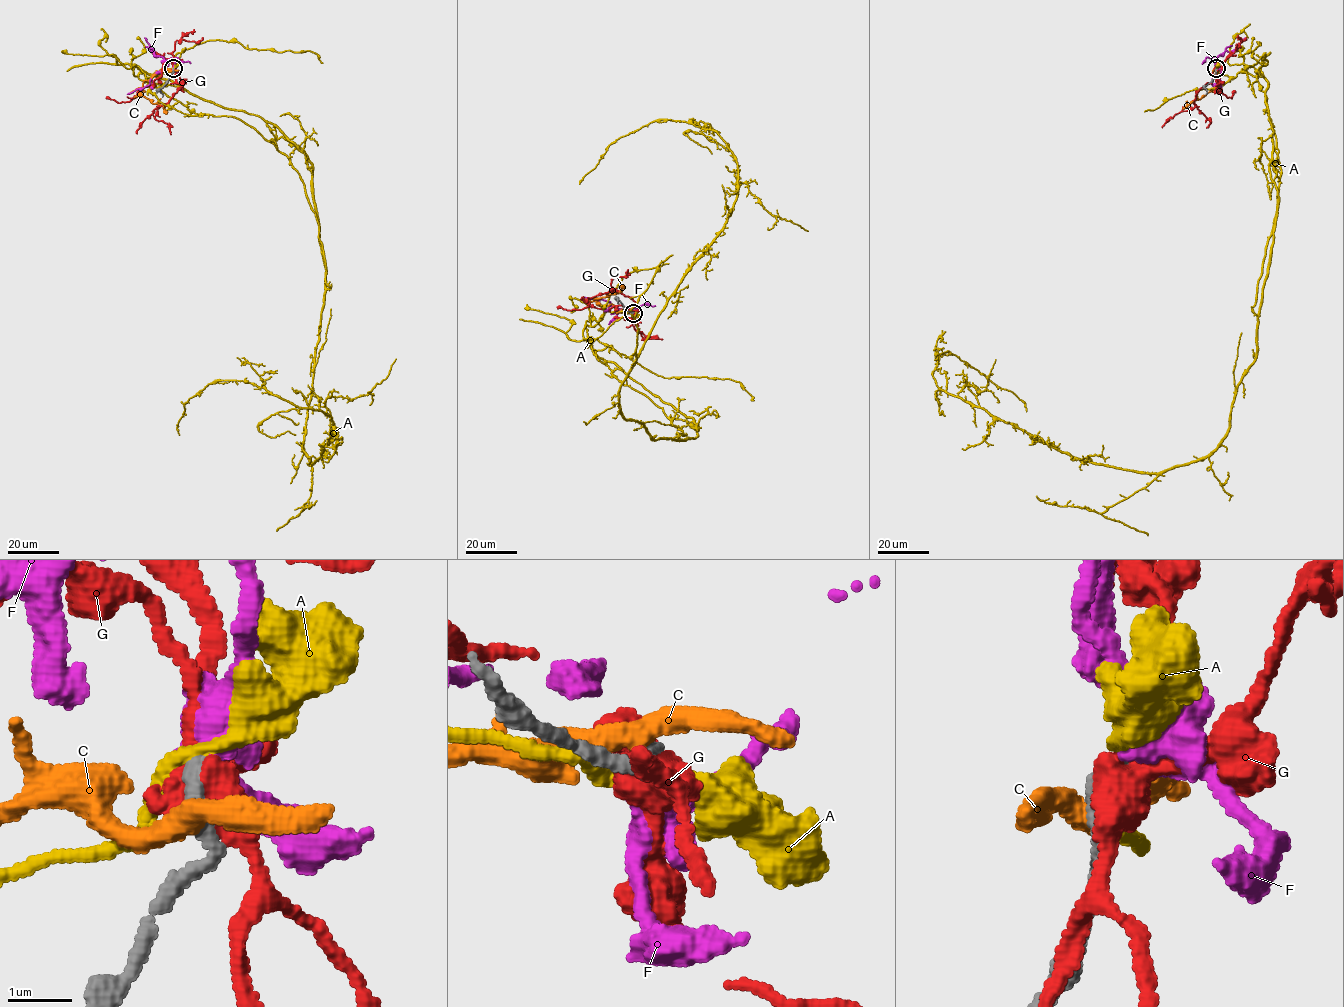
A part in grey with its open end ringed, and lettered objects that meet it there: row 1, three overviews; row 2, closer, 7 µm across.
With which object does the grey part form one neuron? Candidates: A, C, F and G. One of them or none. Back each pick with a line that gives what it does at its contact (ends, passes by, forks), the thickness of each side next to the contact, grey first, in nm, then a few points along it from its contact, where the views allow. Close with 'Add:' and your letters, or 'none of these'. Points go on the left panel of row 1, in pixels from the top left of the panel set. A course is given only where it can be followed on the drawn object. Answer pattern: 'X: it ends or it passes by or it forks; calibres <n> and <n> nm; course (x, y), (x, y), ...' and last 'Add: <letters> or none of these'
F: it forks; calibres 240 and 400 nm; course (173, 68), (174, 60), (167, 59), (152, 75), (150, 83), (127, 94)
Add: F

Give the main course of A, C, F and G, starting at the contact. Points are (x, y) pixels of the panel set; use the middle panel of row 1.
A: (633, 312), (583, 337), (686, 435), (652, 440), (618, 393), (723, 228), (736, 158), (659, 119), (580, 184)
C: (632, 312), (620, 312), (611, 304), (598, 305), (598, 298), (614, 294), (623, 284)
F: (633, 313), (638, 311), (635, 308), (618, 310), (610, 302), (584, 297)
G: (632, 312), (637, 310), (636, 302), (612, 291), (610, 283), (615, 277), (626, 276), (628, 269)

